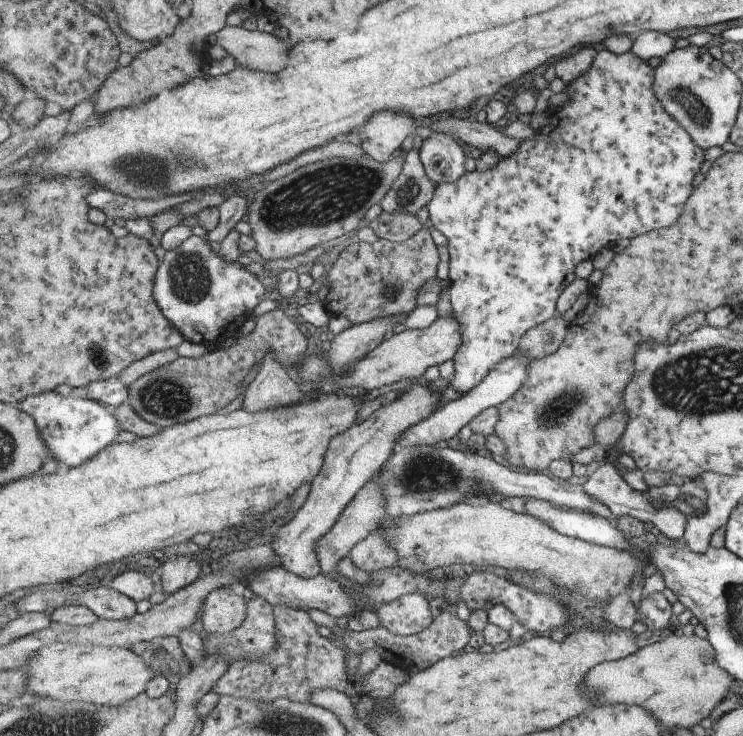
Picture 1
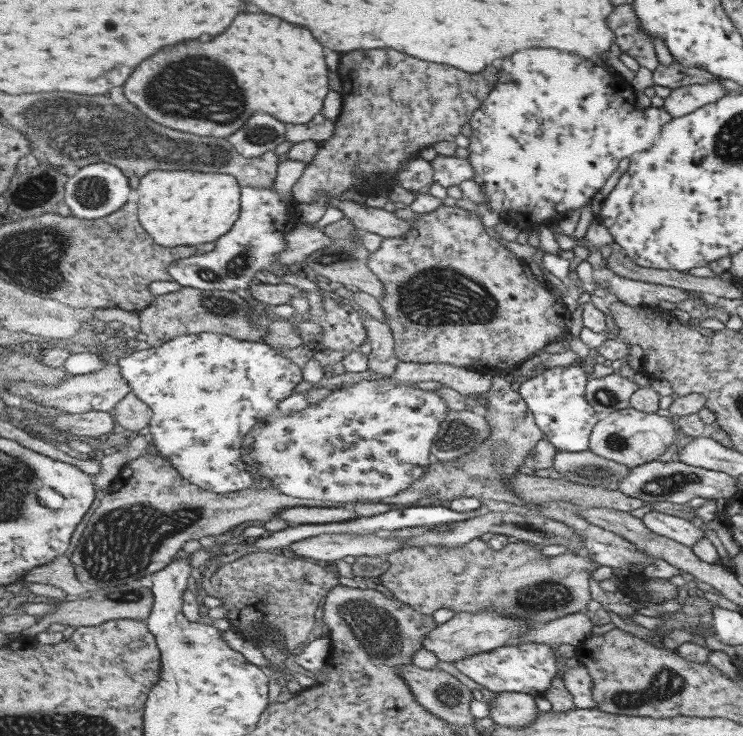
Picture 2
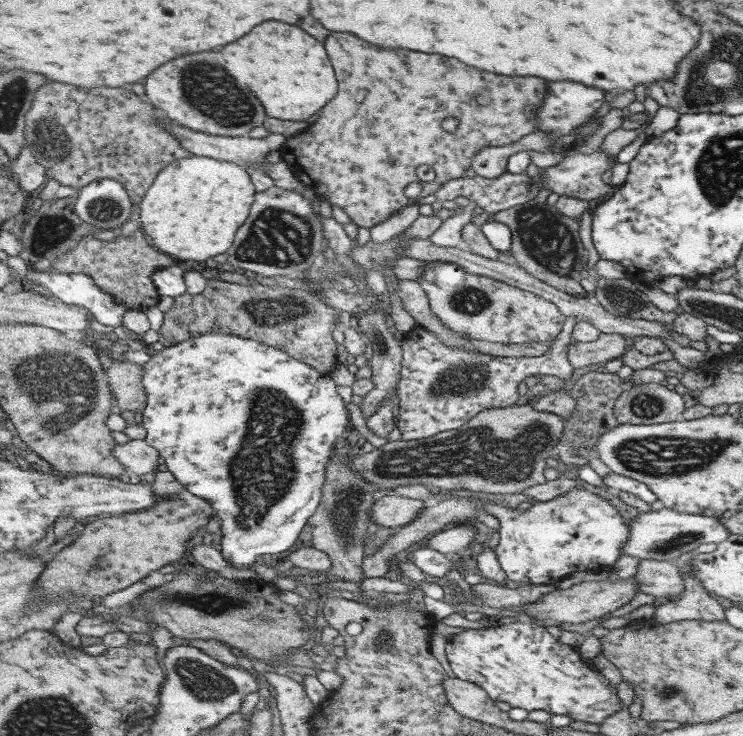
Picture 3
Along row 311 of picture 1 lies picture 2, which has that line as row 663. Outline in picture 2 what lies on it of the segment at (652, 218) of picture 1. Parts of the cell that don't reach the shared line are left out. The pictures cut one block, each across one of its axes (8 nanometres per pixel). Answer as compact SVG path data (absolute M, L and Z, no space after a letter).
M536 642L501 646L495 650L463 658L453 664L463 675L493 693L525 693L541 697L560 676L560 670L557 670L555 646Z

